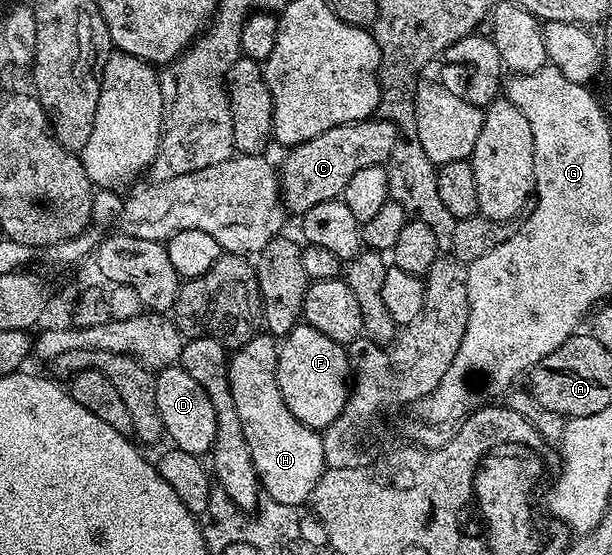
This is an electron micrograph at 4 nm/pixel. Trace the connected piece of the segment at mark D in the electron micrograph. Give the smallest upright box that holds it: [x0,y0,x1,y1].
[154,364,216,456]

